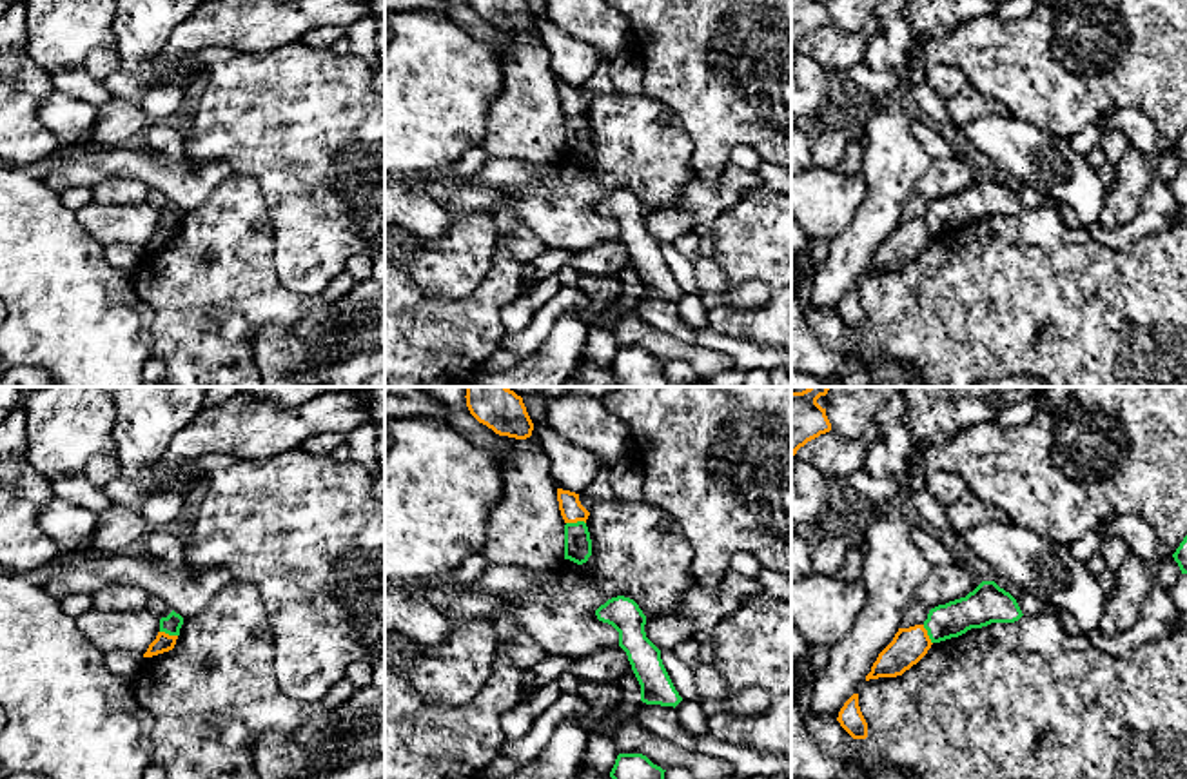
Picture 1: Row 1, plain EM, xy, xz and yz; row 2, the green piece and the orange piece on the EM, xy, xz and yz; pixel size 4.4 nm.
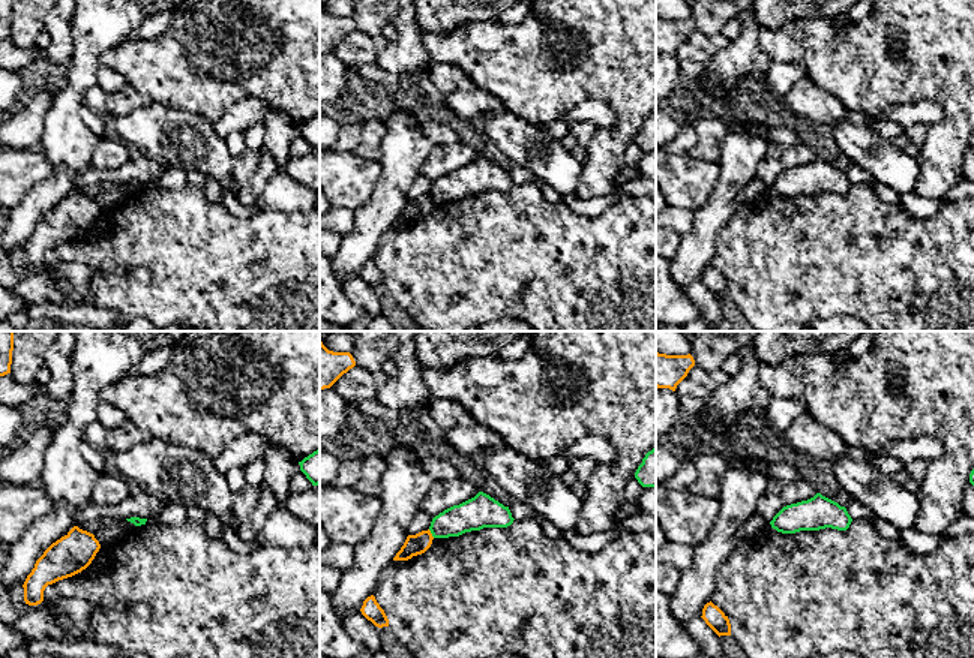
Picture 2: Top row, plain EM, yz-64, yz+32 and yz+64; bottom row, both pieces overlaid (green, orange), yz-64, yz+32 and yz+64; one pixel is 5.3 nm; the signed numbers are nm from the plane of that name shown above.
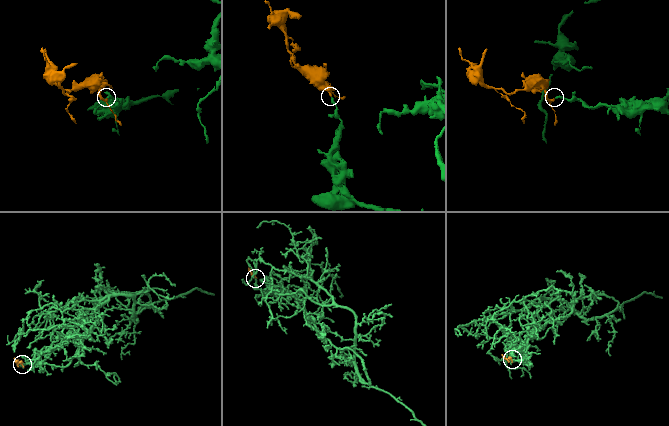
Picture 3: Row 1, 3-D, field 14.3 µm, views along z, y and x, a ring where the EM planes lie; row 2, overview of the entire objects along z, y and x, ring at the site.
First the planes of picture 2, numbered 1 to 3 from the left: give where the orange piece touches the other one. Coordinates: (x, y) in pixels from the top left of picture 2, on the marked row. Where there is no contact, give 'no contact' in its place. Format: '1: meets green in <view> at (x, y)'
1: no contact
2: meets green in yz+32 at (431, 532)
3: no contact

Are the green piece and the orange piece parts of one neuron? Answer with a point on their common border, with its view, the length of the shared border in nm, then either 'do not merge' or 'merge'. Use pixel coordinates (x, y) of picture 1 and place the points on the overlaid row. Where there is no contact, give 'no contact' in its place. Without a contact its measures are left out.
contact xz (578, 522); length 90 nm; do not merge

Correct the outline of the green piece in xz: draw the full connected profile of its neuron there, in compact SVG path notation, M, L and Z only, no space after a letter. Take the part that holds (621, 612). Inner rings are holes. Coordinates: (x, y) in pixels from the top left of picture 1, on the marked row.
M617 596L601 605L595 616L619 632L619 646L626 652L641 685L641 701L675 708L682 697L662 665L661 650L646 637L646 616L639 605L630 597Z

